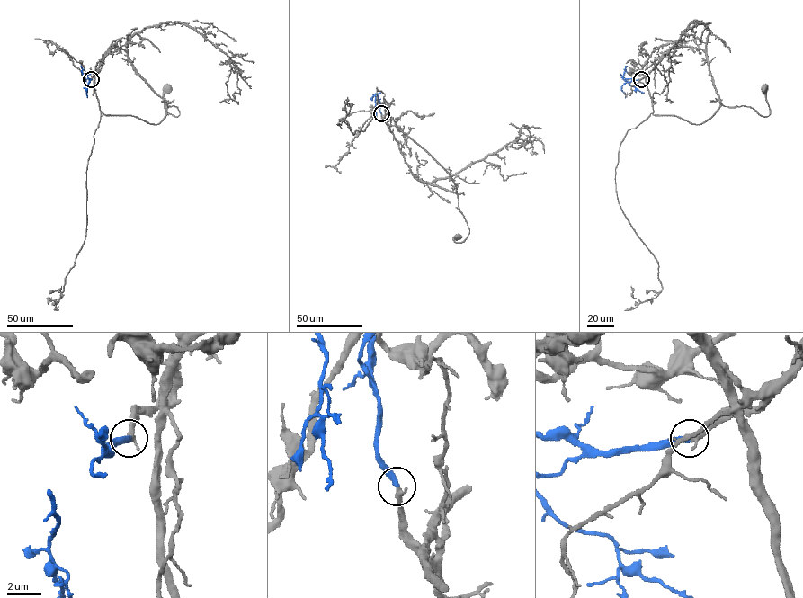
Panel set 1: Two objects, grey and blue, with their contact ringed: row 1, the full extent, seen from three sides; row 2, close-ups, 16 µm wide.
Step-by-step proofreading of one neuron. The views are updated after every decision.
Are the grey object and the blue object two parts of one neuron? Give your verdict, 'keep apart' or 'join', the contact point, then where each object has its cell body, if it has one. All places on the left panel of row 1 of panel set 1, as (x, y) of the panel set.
join | (91, 79) | grey (167, 88) | blue none

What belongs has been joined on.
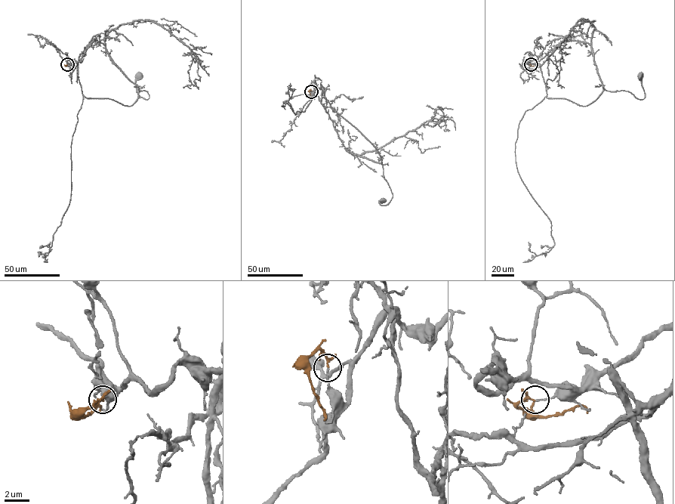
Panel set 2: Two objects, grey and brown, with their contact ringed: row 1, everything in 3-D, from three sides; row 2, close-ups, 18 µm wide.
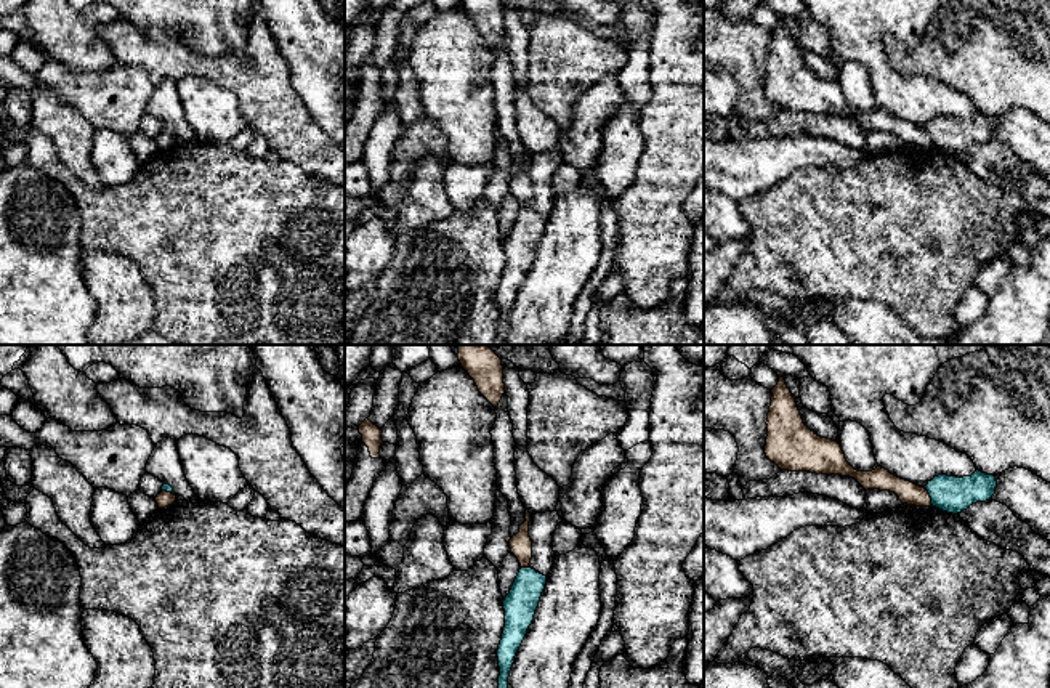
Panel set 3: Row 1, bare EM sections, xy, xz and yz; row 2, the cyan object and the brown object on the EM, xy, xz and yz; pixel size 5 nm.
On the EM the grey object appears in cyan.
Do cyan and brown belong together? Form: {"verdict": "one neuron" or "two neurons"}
{"verdict": "two neurons"}

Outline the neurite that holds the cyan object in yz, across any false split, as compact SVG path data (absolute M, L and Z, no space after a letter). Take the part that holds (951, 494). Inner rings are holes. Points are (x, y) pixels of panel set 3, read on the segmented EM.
M979 470L963 478L938 475L925 486L931 505L952 515L970 508L971 504L989 500L995 488L995 476Z

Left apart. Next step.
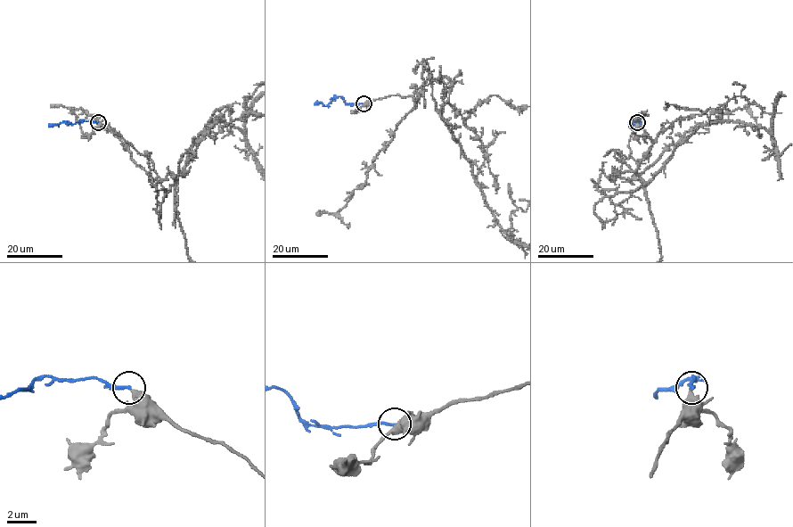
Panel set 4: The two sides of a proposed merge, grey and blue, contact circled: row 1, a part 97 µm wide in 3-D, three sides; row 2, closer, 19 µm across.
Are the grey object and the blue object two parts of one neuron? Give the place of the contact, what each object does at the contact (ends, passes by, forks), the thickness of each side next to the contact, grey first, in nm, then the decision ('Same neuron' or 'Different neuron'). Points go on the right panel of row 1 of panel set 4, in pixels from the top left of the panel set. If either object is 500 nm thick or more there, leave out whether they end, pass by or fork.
Place: (637, 122). At the ring grey ends. At the ring blue ends. Thickness 280 nm (grey) against 200 nm. Different neuron

